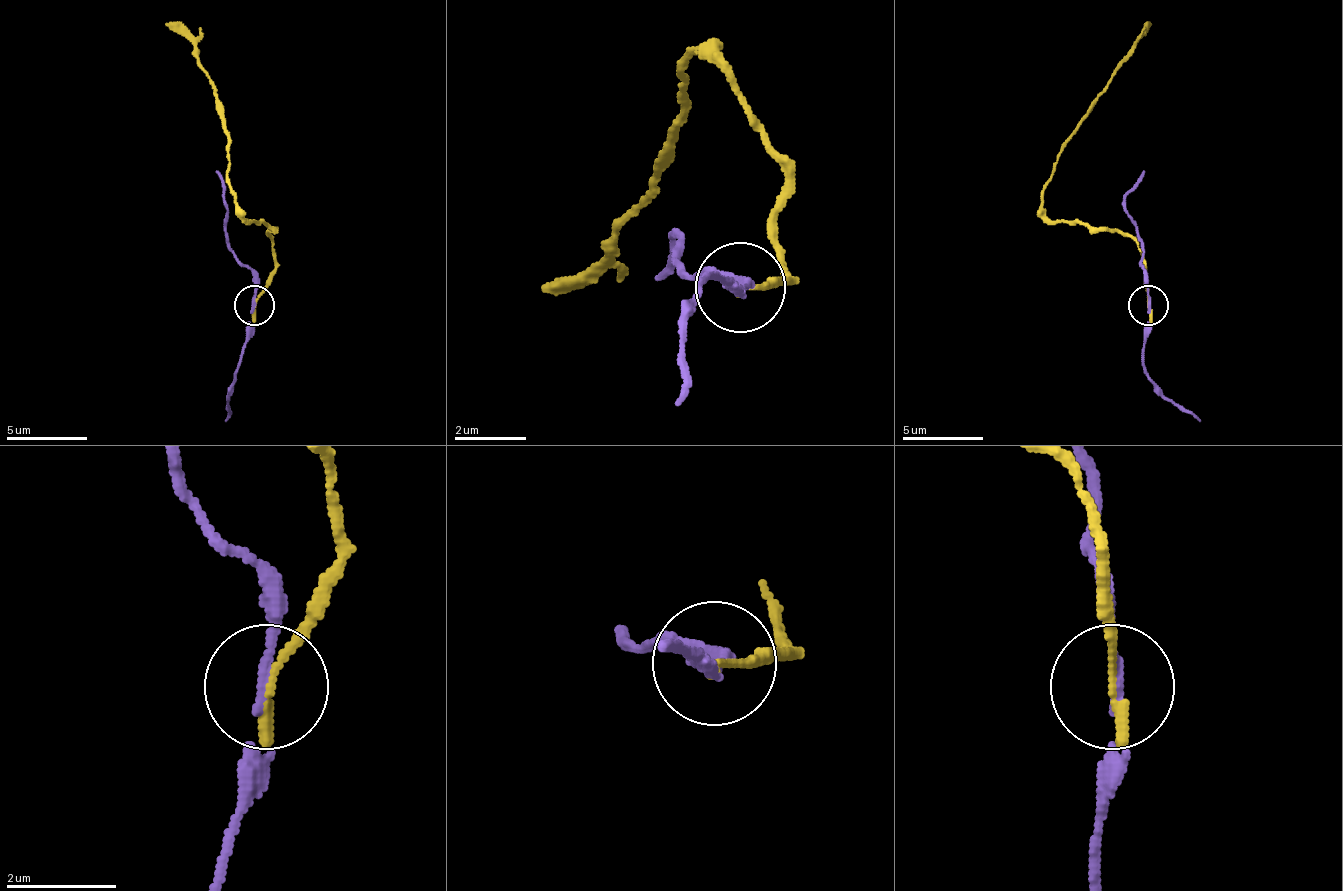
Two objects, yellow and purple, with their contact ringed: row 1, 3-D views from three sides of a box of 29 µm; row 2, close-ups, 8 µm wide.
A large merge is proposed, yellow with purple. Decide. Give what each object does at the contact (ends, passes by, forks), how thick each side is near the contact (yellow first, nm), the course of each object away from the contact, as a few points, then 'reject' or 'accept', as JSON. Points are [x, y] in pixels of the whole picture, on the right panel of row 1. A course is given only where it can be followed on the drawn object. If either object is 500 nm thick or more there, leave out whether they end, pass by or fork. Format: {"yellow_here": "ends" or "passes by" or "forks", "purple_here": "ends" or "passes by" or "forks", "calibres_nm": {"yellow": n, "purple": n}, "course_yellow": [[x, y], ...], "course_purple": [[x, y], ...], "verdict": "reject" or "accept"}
{"yellow_here": "ends", "purple_here": "passes by", "calibres_nm": {"yellow": 200, "purple": 160}, "course_yellow": [[1147, 304], [1143, 252], [1119, 232], [1054, 224], [1042, 203], [1042, 191], [1062, 143], [1151, 23]], "course_purple": [[1147, 304], [1143, 244], [1127, 211], [1127, 191], [1143, 171]], "verdict": "reject"}

